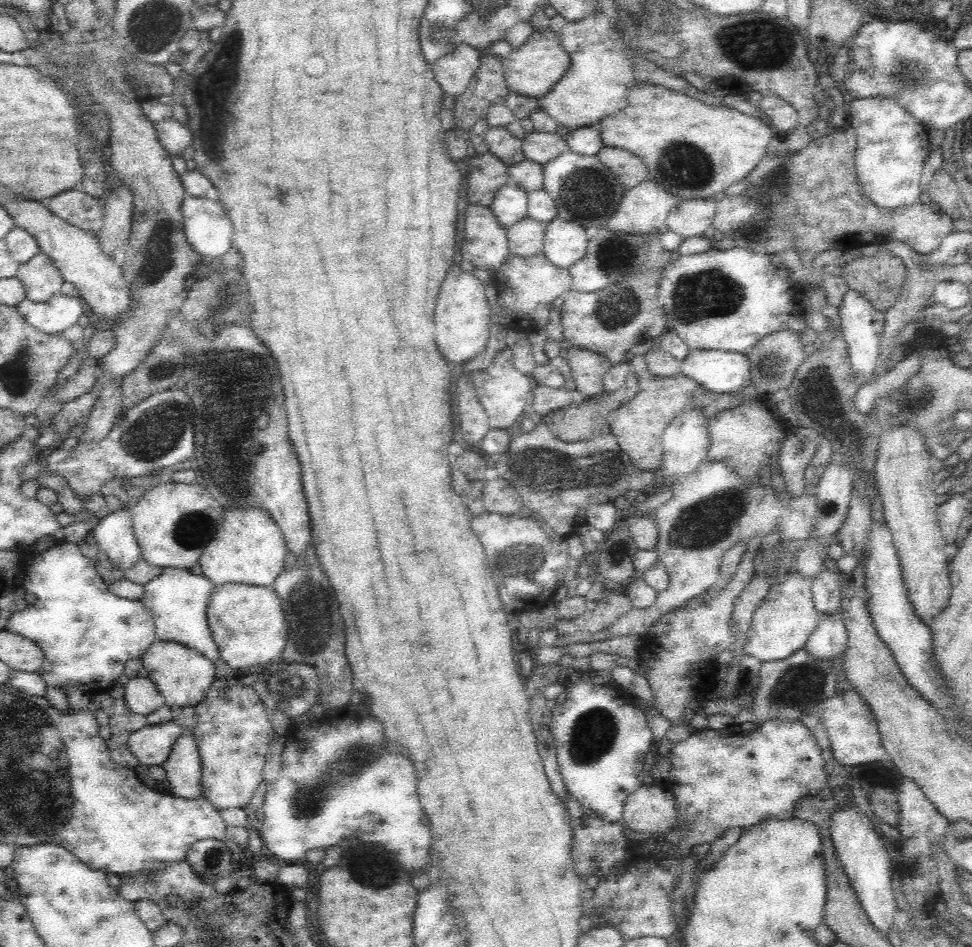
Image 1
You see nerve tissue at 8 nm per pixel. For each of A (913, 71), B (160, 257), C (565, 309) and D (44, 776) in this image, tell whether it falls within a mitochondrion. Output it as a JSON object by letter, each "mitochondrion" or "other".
{"A":"mitochondrion","B":"mitochondrion","C":"other","D":"mitochondrion"}

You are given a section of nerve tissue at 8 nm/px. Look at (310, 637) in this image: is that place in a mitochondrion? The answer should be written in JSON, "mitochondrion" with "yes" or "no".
{"mitochondrion":"yes"}

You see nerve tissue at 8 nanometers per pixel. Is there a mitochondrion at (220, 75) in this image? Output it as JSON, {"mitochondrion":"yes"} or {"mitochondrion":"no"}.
{"mitochondrion":"yes"}

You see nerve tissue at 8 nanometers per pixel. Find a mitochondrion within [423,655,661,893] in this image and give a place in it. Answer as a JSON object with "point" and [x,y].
{"point":[594,733]}

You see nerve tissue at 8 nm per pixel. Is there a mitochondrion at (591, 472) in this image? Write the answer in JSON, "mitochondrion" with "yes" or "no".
{"mitochondrion":"yes"}

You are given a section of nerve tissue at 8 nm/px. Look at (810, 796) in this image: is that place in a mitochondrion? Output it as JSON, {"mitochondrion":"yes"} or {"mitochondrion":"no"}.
{"mitochondrion":"no"}

